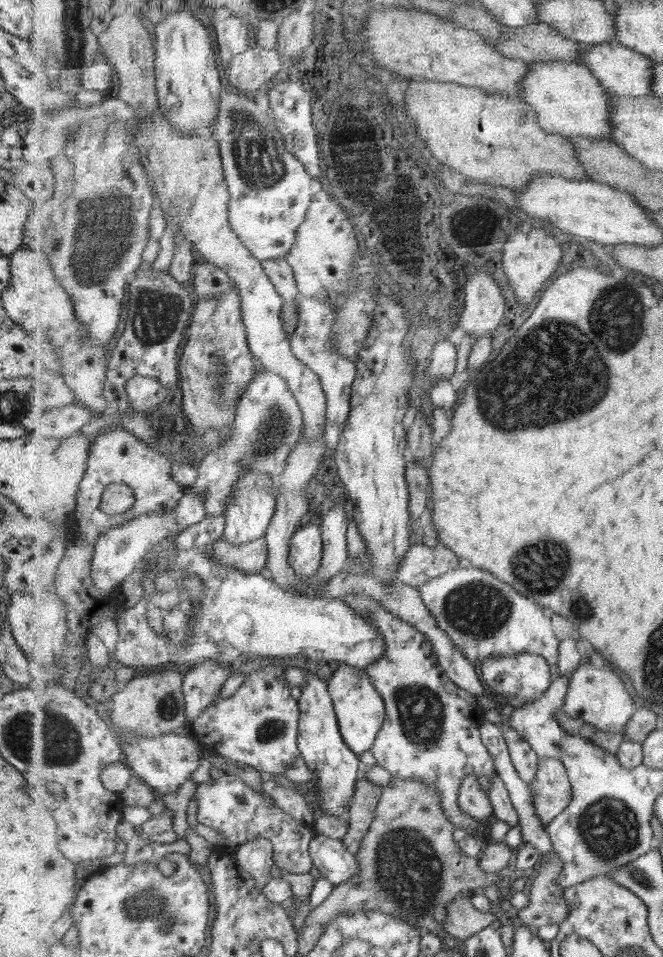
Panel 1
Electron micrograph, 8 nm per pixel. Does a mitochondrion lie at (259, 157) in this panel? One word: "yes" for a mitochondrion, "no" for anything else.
yes

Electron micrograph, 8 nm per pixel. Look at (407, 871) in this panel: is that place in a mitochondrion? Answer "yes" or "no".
yes

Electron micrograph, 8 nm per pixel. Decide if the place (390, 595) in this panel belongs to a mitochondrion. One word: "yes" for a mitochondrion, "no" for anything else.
no

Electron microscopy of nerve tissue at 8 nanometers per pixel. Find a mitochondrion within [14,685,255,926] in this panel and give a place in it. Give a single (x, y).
(170, 706)

